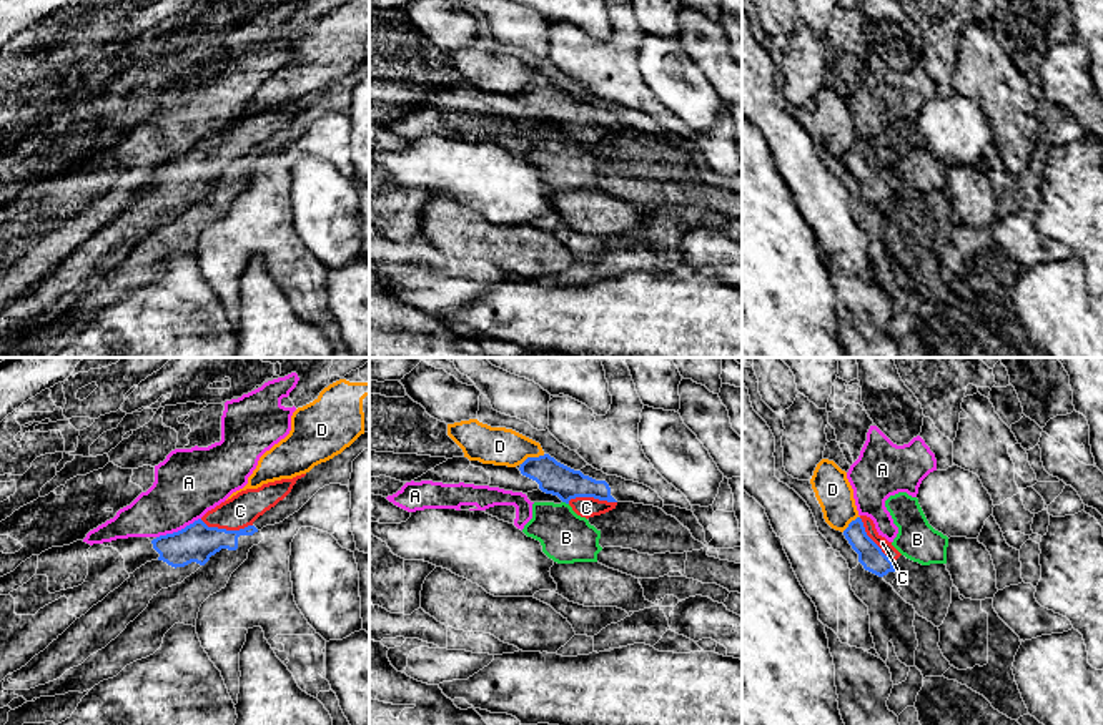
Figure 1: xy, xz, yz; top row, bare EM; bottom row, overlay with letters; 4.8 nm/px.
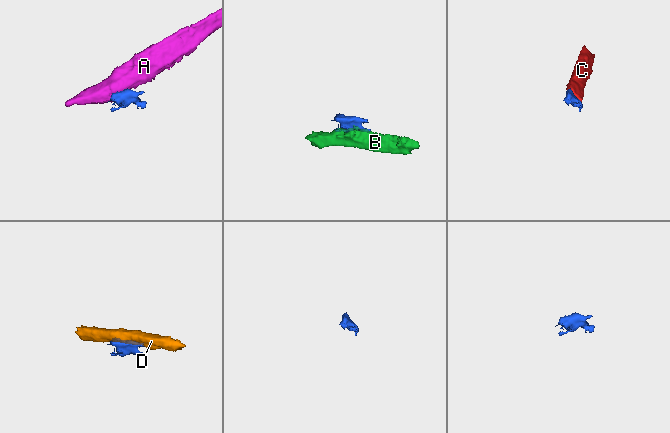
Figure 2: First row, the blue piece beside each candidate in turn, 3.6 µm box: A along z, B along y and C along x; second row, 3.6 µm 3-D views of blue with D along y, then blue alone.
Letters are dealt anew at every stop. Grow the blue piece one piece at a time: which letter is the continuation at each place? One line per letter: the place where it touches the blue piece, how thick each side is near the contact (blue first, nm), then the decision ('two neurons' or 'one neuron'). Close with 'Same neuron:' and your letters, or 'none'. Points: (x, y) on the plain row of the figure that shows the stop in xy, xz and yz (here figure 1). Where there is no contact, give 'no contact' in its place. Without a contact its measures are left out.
A: contact xy (178, 158); calibres 190 and 320 nm; two neurons
B: contact xz (566, 130); calibres 160 and 260 nm; two neurons
C: contact xy (225, 157); calibres 190 and 160 nm; one neuron
D: contact xz (533, 85); calibres 160 and 190 nm; two neurons
Same neuron: C

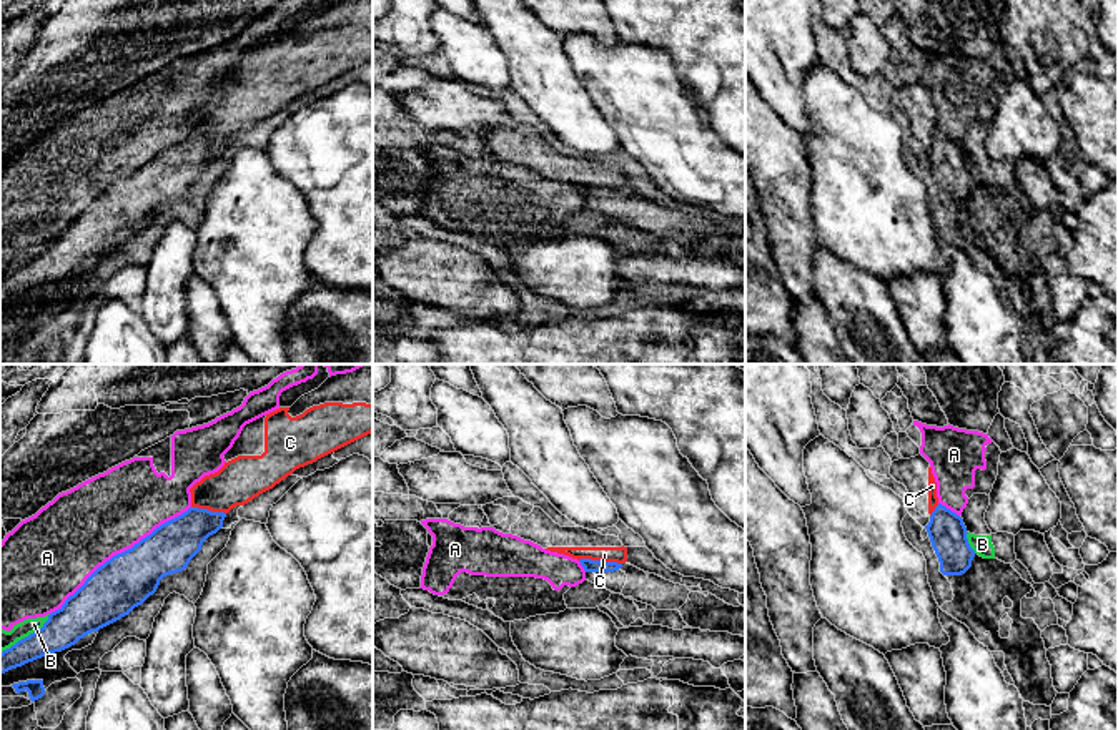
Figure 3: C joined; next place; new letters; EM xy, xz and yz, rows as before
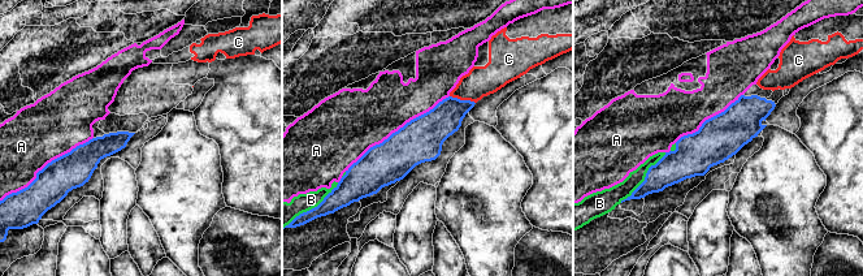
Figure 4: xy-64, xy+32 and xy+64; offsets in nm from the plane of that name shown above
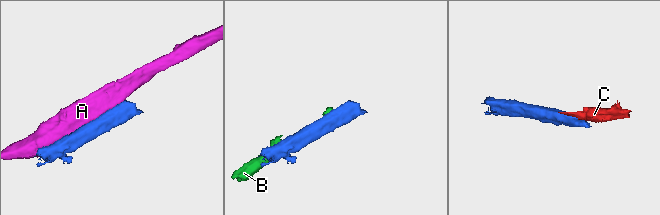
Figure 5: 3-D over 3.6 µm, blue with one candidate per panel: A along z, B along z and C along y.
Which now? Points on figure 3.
A: contact xy (122, 180); calibres 260 and 400 nm; two neurons
B: contact yz (967, 170); calibres 180 and 100 nm; two neurons
C: contact xz (599, 188); calibres 60 and 80 nm; two neurons
Same neuron: none

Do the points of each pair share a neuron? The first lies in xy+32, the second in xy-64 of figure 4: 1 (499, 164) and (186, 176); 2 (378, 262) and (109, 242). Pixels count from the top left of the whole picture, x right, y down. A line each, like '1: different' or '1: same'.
1: same
2: different

